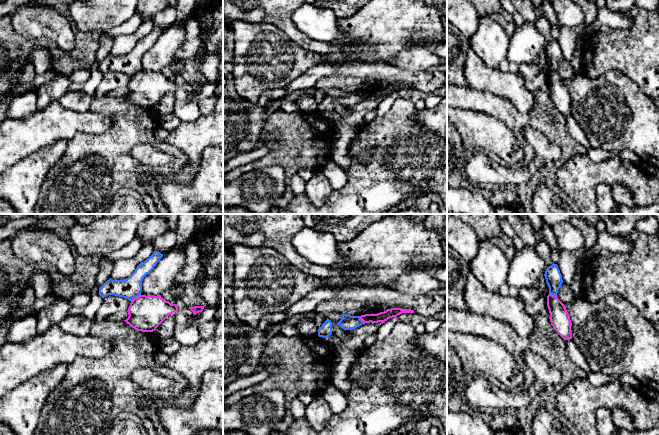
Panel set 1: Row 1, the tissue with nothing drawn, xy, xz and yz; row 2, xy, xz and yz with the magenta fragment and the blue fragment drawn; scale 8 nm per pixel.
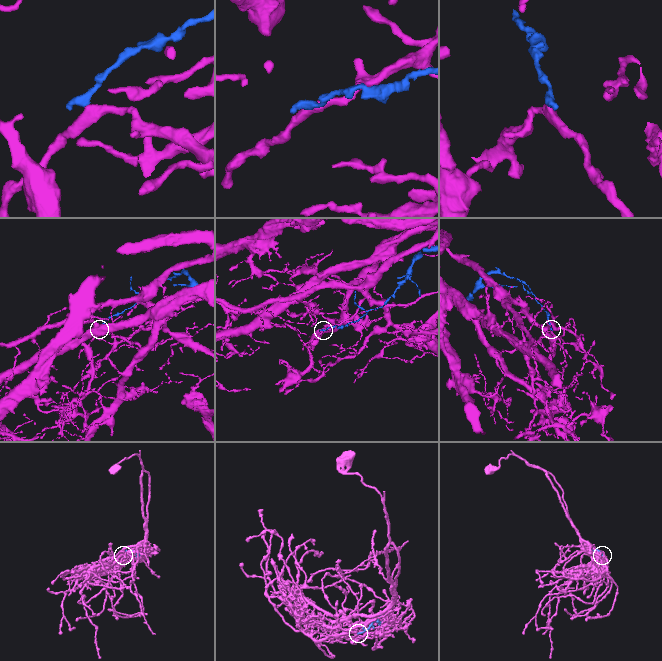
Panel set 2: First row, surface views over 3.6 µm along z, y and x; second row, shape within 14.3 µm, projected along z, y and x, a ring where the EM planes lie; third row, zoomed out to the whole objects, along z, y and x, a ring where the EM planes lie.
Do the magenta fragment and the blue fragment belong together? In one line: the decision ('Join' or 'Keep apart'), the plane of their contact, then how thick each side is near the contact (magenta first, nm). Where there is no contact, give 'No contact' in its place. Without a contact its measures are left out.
Keep apart. Touches magenta in xy. Thickness 280 nm (magenta) against 170 nm

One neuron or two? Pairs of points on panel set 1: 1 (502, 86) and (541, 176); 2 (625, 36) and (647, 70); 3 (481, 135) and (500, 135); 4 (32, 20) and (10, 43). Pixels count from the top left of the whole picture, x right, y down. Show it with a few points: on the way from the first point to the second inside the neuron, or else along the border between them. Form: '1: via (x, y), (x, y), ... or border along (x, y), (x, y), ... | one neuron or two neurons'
1: border along (486, 91), (504, 97), (519, 111), (528, 113) | two neurons
2: via (631, 44), (647, 62) | one neuron
3: via (486, 135), (495, 135) | one neuron
4: border along (10, 15), (12, 28), (17, 33), (39, 40) | two neurons

